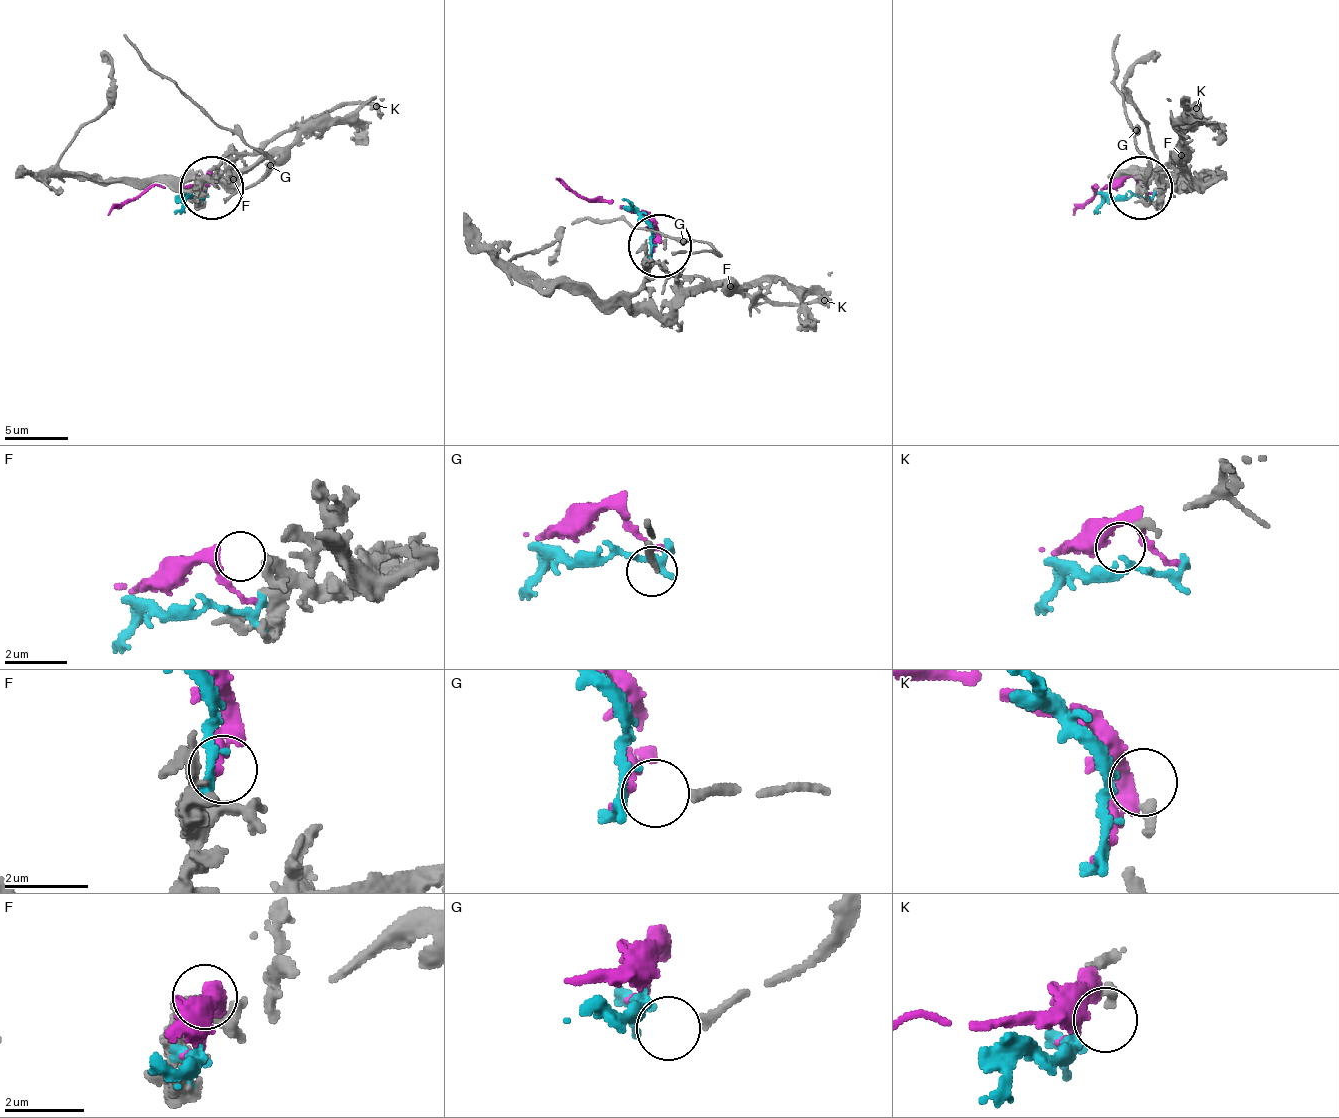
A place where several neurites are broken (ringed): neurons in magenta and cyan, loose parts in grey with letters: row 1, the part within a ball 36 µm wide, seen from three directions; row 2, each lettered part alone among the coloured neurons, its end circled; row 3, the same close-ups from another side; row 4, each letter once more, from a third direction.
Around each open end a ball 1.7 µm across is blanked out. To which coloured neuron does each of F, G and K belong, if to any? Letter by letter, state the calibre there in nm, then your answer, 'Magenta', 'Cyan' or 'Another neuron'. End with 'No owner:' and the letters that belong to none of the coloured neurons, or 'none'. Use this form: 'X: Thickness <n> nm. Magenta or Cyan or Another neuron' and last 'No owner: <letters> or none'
F: Thickness 360 nm. Magenta
G: Thickness 180 nm. Another neuron
K: Thickness 280 nm. Cyan
No owner: G

